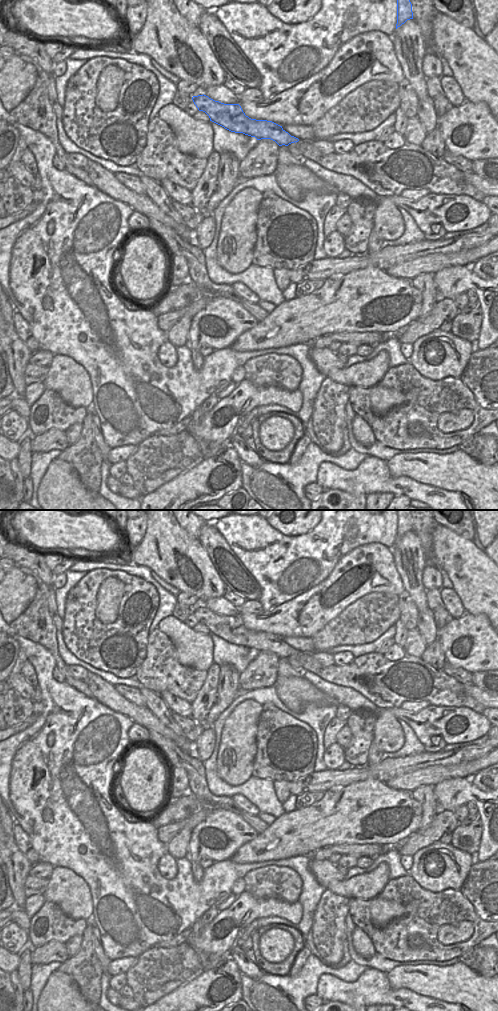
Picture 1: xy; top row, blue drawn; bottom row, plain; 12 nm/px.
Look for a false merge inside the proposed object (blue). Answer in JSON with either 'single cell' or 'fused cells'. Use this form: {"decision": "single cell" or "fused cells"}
{"decision": "fused cells"}

